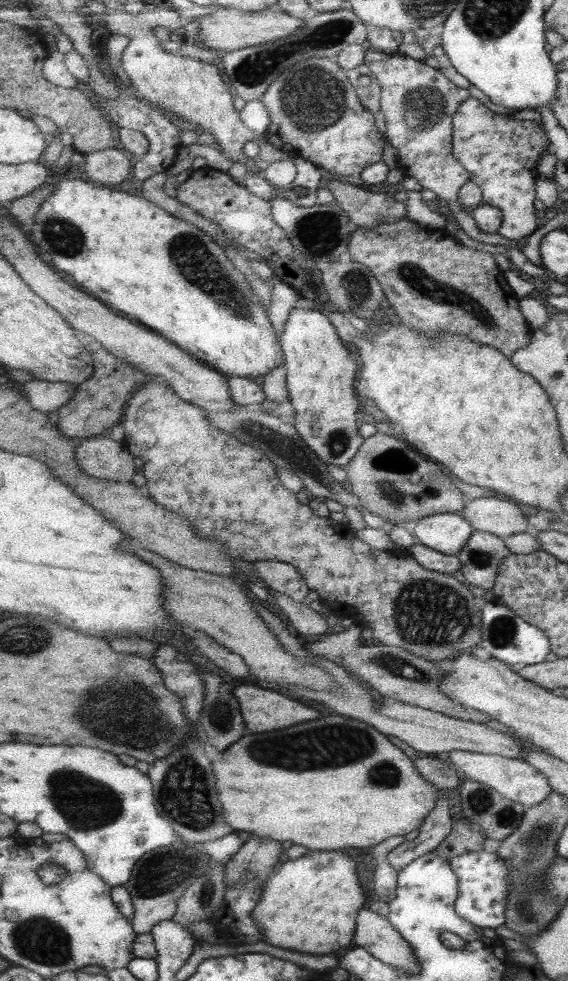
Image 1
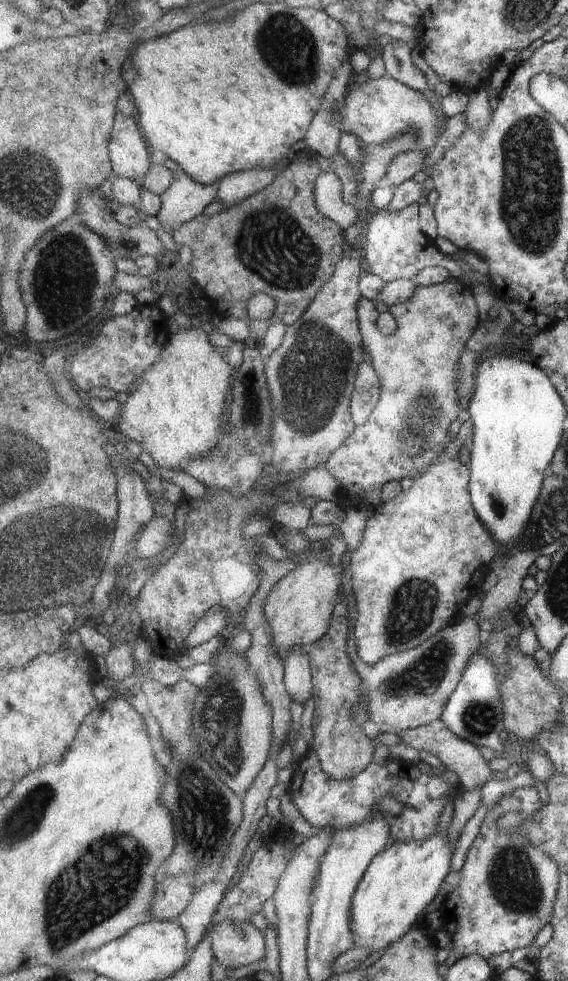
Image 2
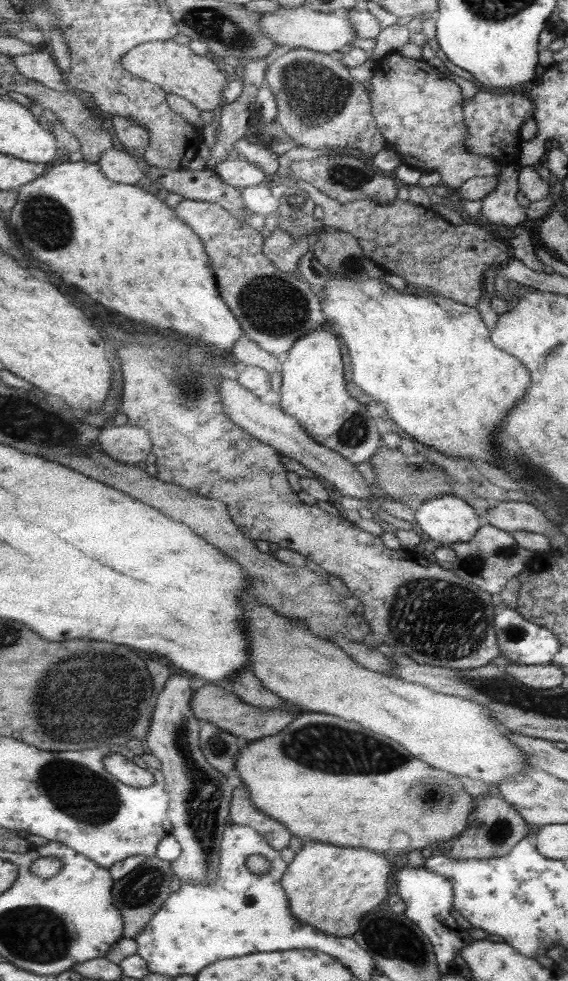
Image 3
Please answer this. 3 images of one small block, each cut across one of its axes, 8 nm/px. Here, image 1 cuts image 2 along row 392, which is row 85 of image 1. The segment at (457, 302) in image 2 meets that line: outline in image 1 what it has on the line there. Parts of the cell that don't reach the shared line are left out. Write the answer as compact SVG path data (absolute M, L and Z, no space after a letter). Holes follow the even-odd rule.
M368 47L364 63L380 80L380 107L386 122L386 136L400 156L399 166L404 175L413 176L423 189L431 190L438 199L447 201L453 218L471 239L518 249L515 240L505 238L499 233L483 232L471 210L459 202L460 188L470 181L472 174L454 155L454 114L461 103L470 97L469 90L457 87L439 69L405 55L385 54Z

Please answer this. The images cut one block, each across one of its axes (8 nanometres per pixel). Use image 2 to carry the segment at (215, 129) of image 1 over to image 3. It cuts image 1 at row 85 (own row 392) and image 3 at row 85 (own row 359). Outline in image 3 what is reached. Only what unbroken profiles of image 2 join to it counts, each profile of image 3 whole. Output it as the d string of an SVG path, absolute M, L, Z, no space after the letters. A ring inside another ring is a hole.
M175 40L141 43L123 55L123 68L152 83L159 84L167 93L179 95L190 101L199 111L218 113L224 103L223 90L229 76L217 68L210 56L201 56L186 44Z

